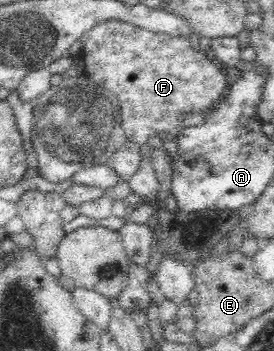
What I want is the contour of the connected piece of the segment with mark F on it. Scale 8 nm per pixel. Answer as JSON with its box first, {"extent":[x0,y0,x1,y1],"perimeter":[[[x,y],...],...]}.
{"extent":[78,20,227,146],"perimeter":[[[105,20],[83,33],[80,41],[81,49],[78,55],[84,63],[84,75],[111,91],[118,99],[121,128],[126,140],[137,146],[148,143],[150,138],[159,136],[160,133],[178,134],[181,129],[180,123],[189,113],[205,116],[205,113],[209,113],[215,107],[215,103],[223,99],[227,91],[224,66],[211,55],[205,56],[199,50],[193,50],[187,37],[153,32],[119,20]]]}

